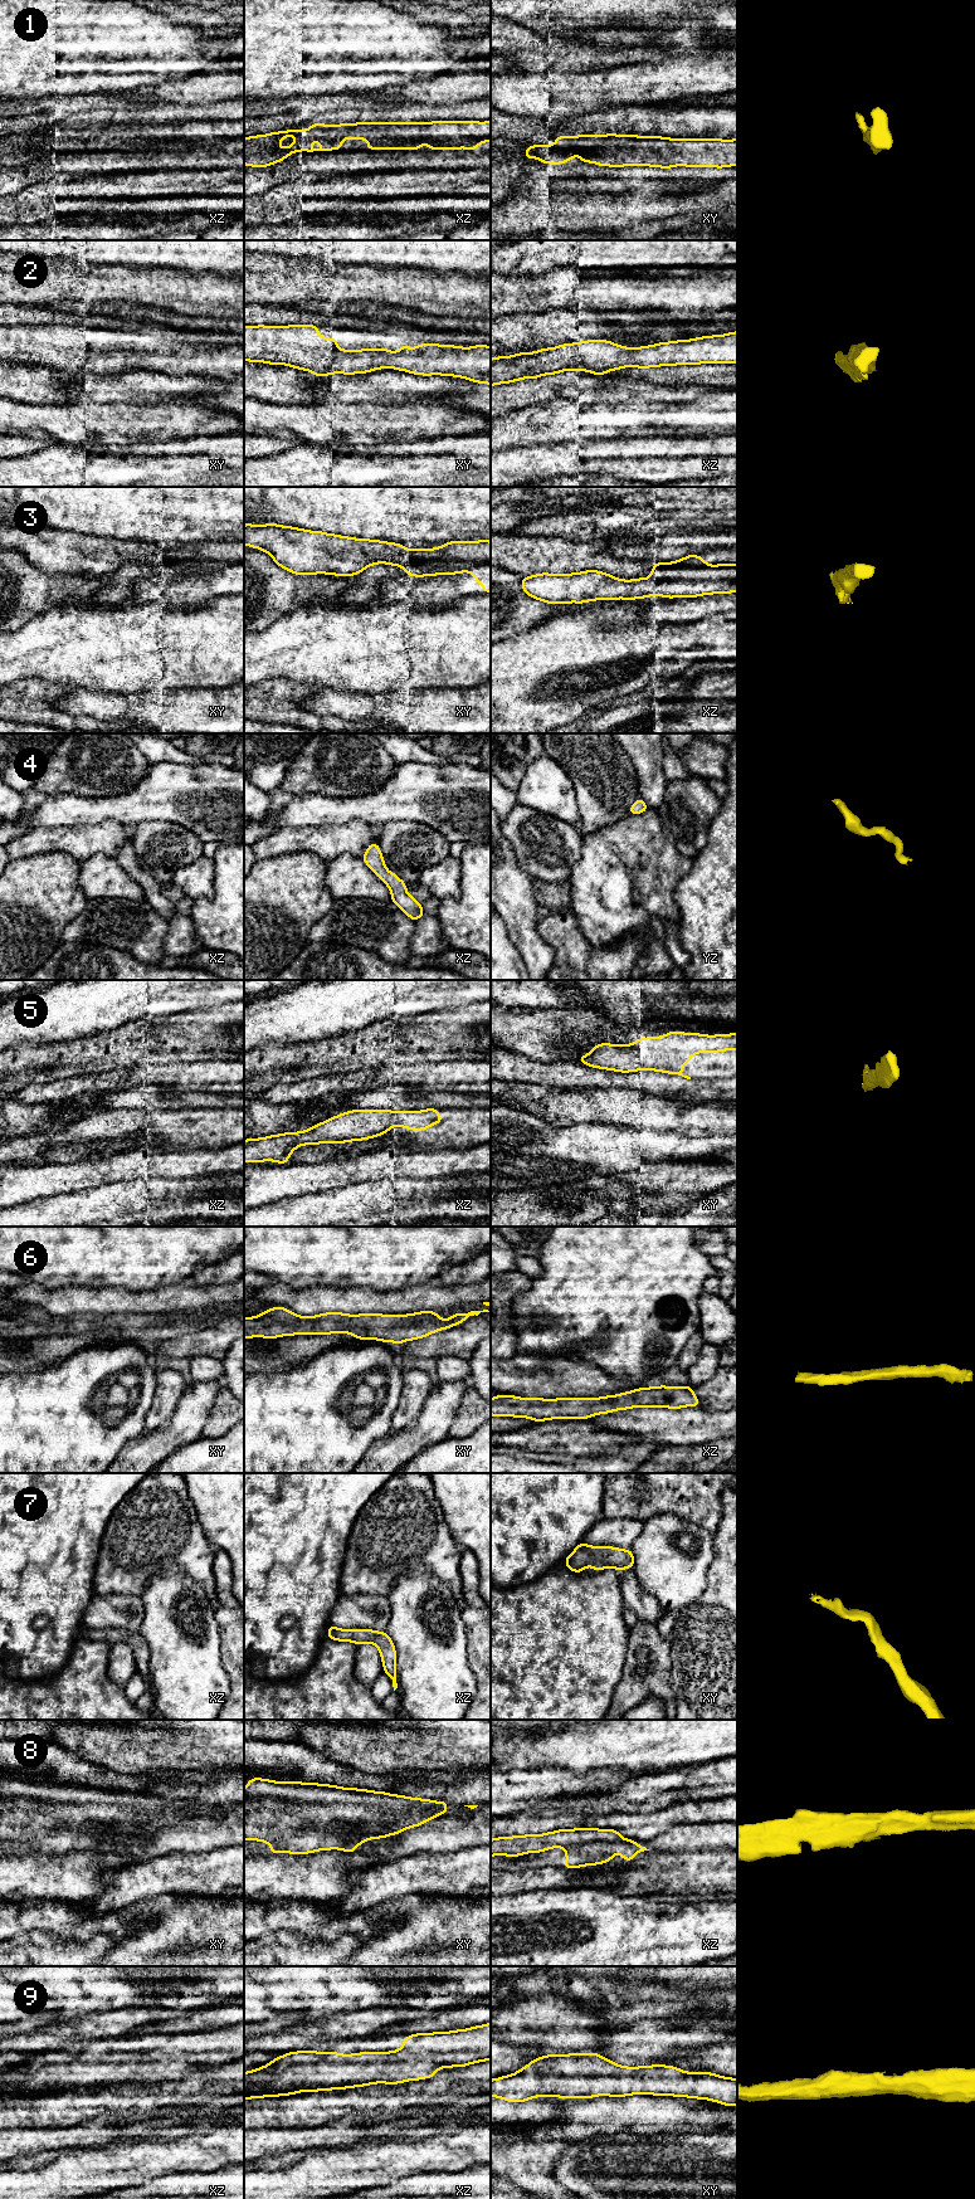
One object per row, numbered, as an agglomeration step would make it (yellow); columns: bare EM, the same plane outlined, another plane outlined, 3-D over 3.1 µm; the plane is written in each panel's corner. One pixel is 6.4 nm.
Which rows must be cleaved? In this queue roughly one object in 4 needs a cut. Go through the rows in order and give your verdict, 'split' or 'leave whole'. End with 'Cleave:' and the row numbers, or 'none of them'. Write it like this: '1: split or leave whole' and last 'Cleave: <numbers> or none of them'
1: leave whole
2: leave whole
3: leave whole
4: leave whole
5: leave whole
6: leave whole
7: leave whole
8: split
9: leave whole
Cleave: 8

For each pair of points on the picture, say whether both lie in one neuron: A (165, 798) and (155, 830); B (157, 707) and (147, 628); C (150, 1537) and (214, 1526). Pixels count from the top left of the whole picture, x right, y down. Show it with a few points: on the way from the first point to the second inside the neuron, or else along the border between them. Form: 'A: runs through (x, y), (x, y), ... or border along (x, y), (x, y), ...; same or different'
A: border along (136, 823), (146, 820), (174, 822), (186, 829); different
B: border along (184, 687), (174, 690), (142, 690), (126, 695); different
C: border along (191, 1500), (199, 1524), (210, 1541); different

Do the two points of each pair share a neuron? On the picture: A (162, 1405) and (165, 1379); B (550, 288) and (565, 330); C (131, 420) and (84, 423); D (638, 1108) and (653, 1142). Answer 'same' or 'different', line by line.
A: same
B: different
C: same
D: different

